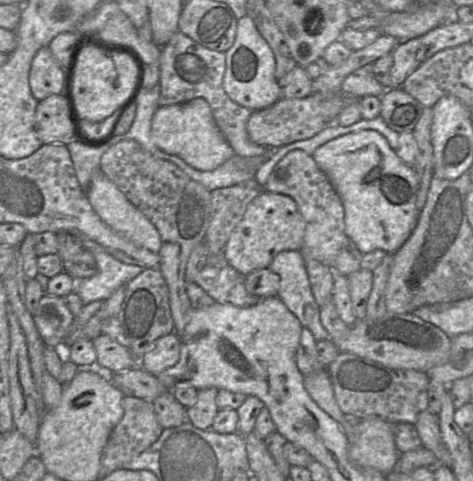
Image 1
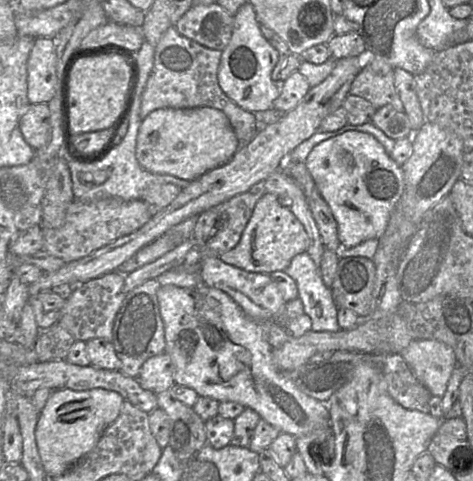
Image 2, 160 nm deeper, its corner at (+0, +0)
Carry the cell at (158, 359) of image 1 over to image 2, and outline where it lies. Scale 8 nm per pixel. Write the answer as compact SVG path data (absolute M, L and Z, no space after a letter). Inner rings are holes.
M166 352L147 359L137 377L140 386L155 394L174 385L174 365Z

